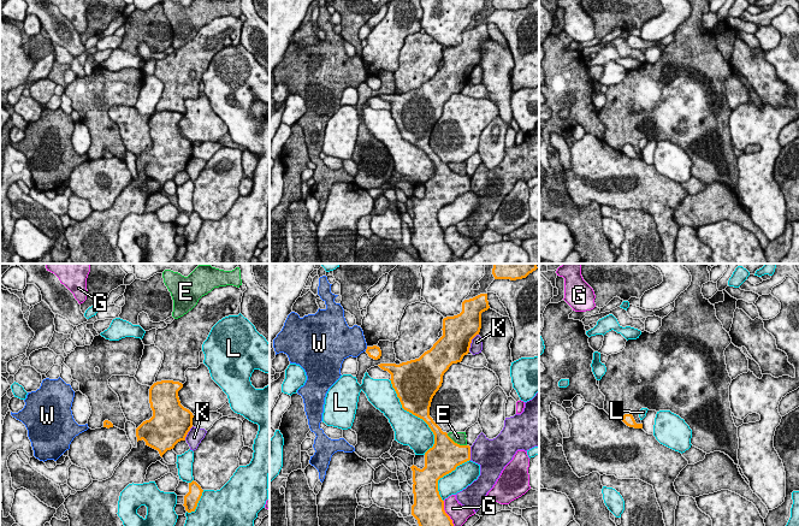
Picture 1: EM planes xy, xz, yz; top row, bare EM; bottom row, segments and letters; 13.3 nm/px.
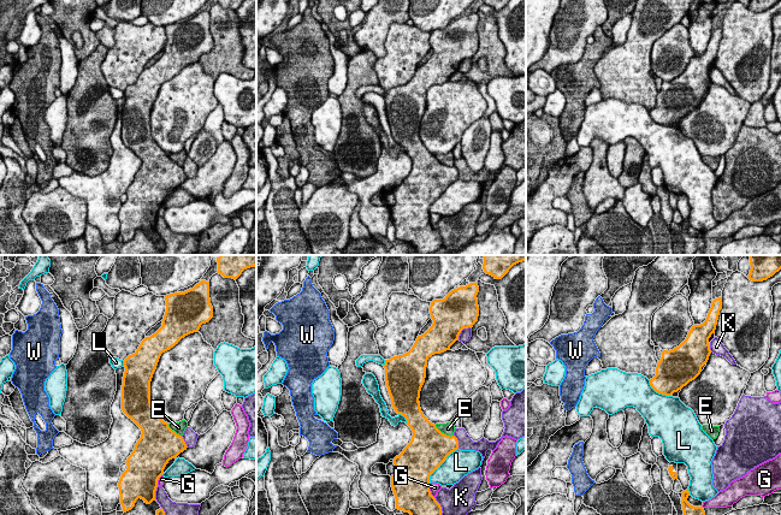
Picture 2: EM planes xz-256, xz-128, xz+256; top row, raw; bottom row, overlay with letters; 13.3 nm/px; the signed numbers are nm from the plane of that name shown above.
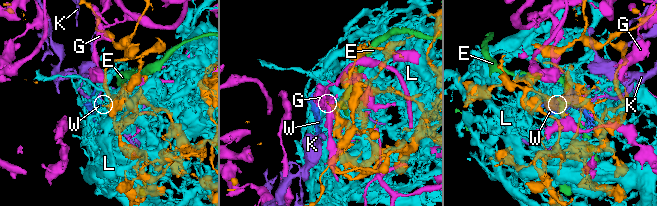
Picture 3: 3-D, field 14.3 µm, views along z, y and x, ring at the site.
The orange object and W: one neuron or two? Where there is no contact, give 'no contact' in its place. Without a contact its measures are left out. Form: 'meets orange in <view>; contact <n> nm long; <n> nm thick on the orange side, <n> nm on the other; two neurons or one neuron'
meets orange in xz; contact 70 nm long; 170 nm thick on the orange side, 380 nm on the other; two neurons

